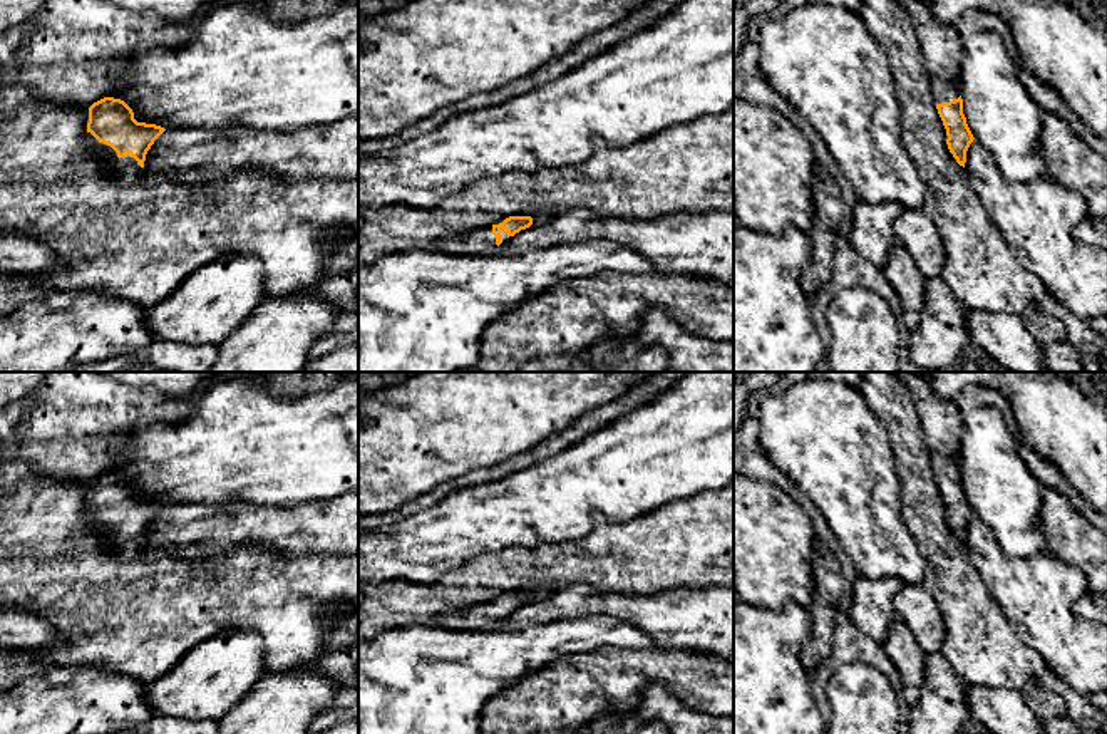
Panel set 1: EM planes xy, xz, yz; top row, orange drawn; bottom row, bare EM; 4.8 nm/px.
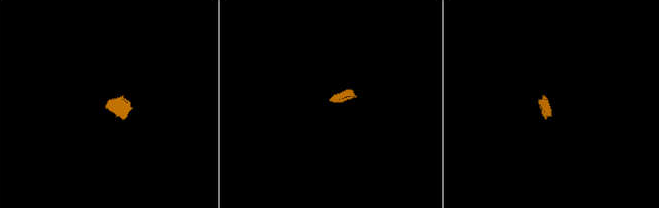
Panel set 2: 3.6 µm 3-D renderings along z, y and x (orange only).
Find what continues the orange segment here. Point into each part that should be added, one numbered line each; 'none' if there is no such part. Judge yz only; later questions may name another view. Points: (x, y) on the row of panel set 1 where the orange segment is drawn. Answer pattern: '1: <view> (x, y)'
1: yz (943, 91)

